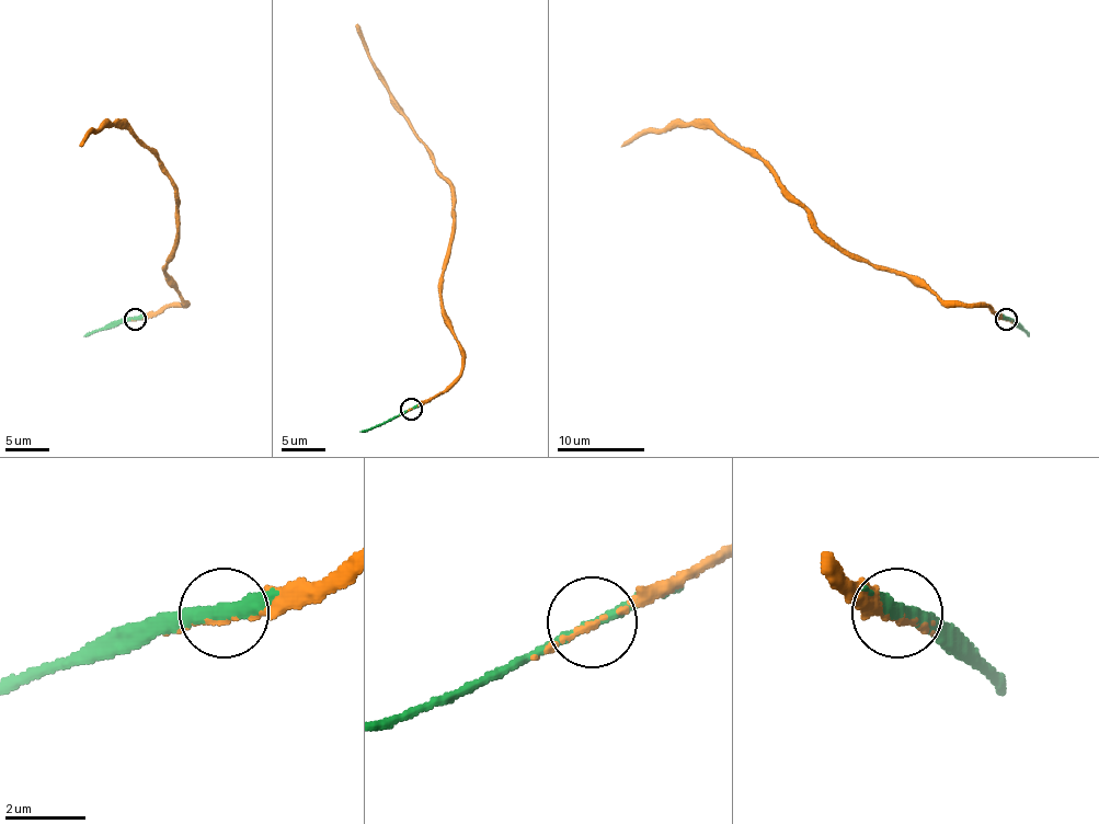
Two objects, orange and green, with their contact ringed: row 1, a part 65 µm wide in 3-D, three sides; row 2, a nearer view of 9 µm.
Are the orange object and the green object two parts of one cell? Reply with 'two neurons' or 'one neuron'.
one neuron

